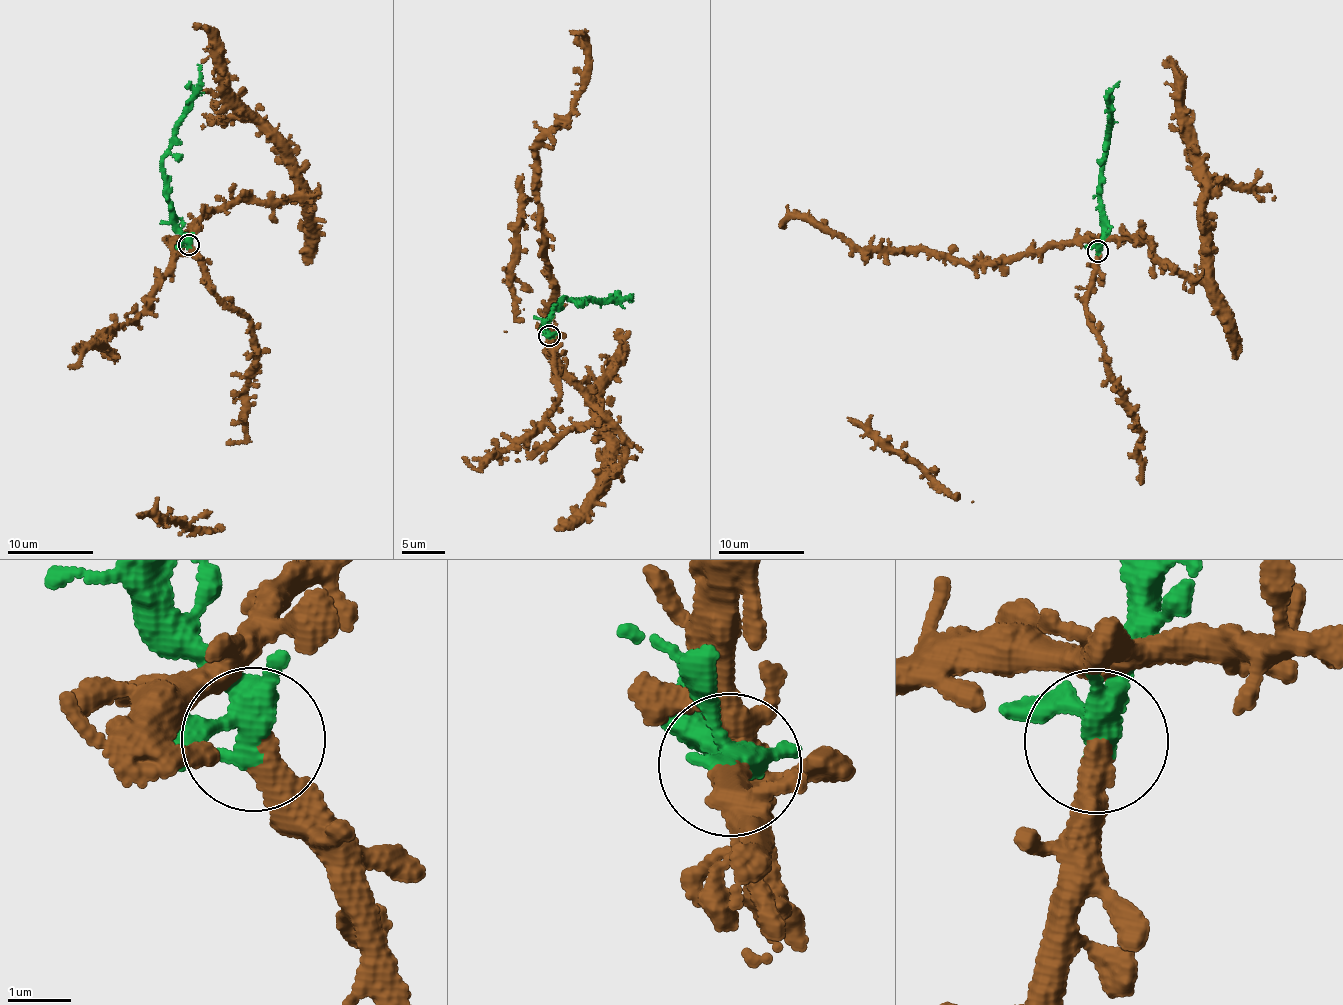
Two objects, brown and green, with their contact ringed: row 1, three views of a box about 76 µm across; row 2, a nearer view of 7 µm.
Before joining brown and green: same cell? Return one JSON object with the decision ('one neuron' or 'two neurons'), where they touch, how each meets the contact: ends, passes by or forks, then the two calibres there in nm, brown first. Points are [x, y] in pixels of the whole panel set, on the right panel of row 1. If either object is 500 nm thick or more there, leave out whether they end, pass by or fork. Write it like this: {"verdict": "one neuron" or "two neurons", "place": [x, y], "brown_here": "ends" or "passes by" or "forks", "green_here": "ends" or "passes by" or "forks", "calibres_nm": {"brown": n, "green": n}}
{"verdict": "one neuron", "place": [1098, 251], "brown_here": "passes by", "green_here": "forks", "calibres_nm": {"brown": 280, "green": 320}}

